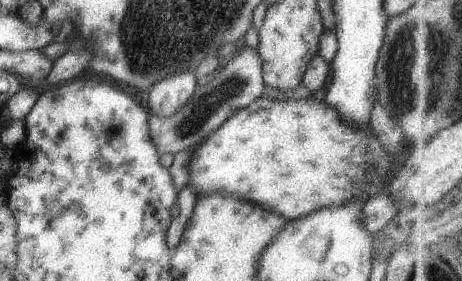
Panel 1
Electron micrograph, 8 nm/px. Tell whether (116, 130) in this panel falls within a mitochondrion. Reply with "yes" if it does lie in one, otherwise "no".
yes

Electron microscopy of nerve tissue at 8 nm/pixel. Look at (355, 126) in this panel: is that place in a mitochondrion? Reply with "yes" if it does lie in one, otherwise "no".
no

